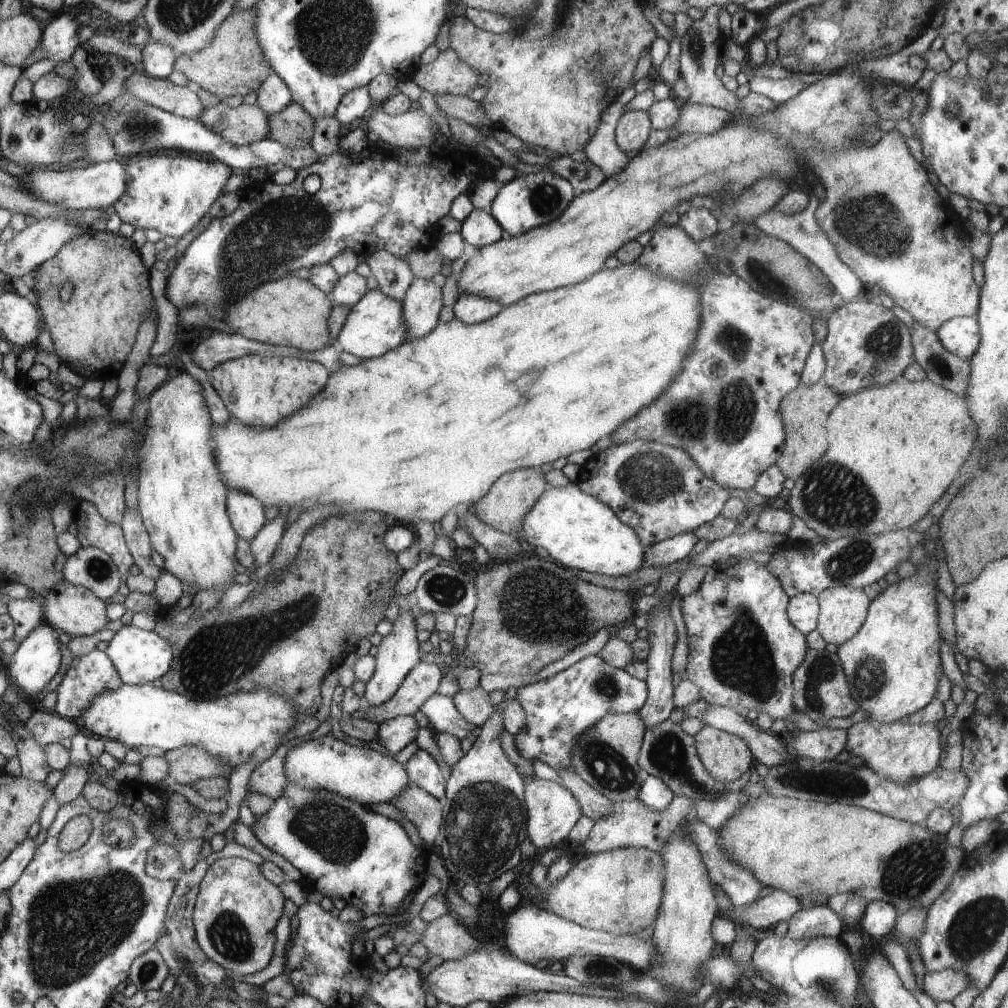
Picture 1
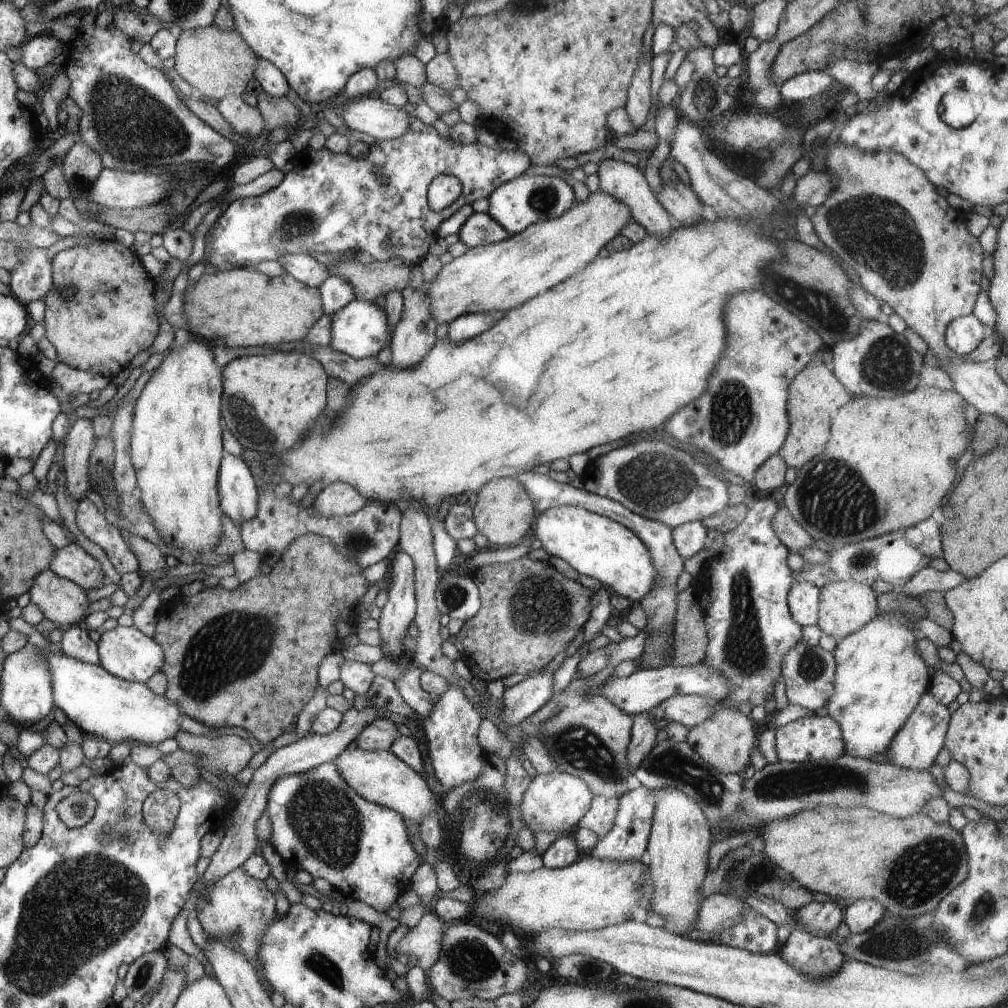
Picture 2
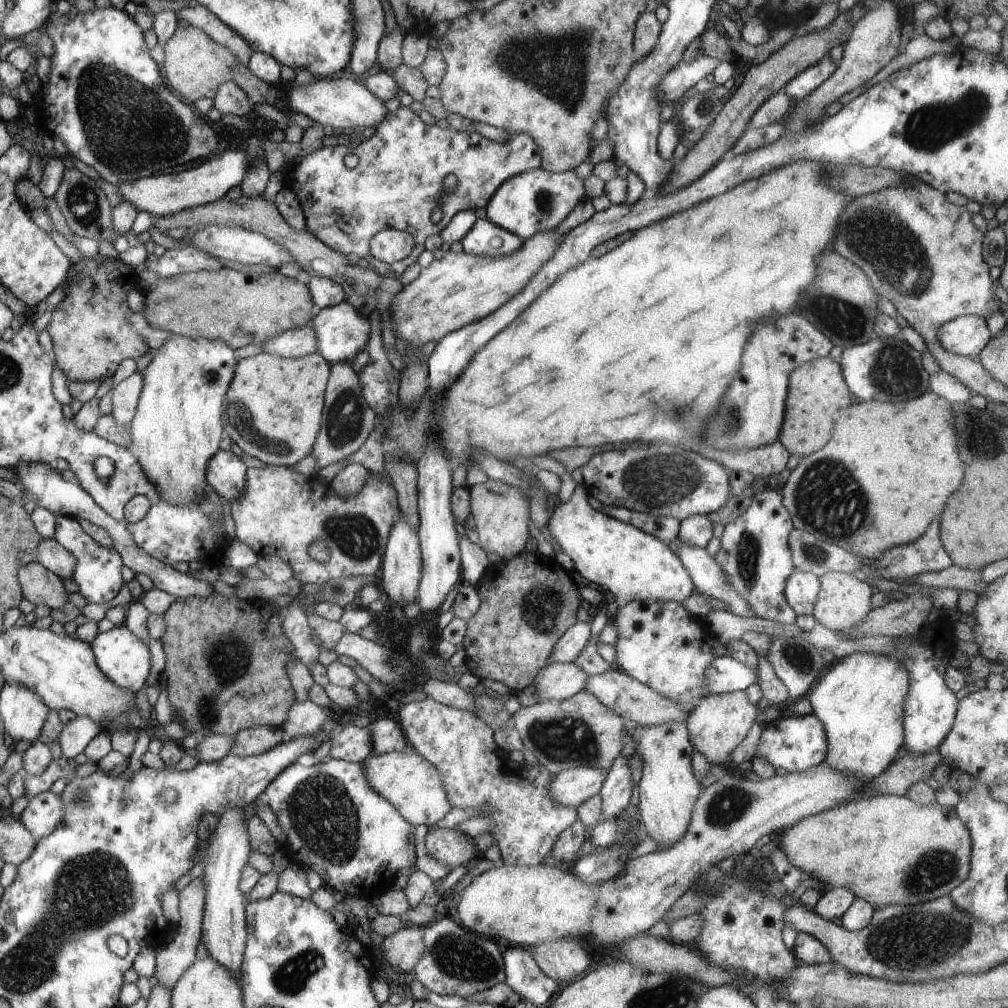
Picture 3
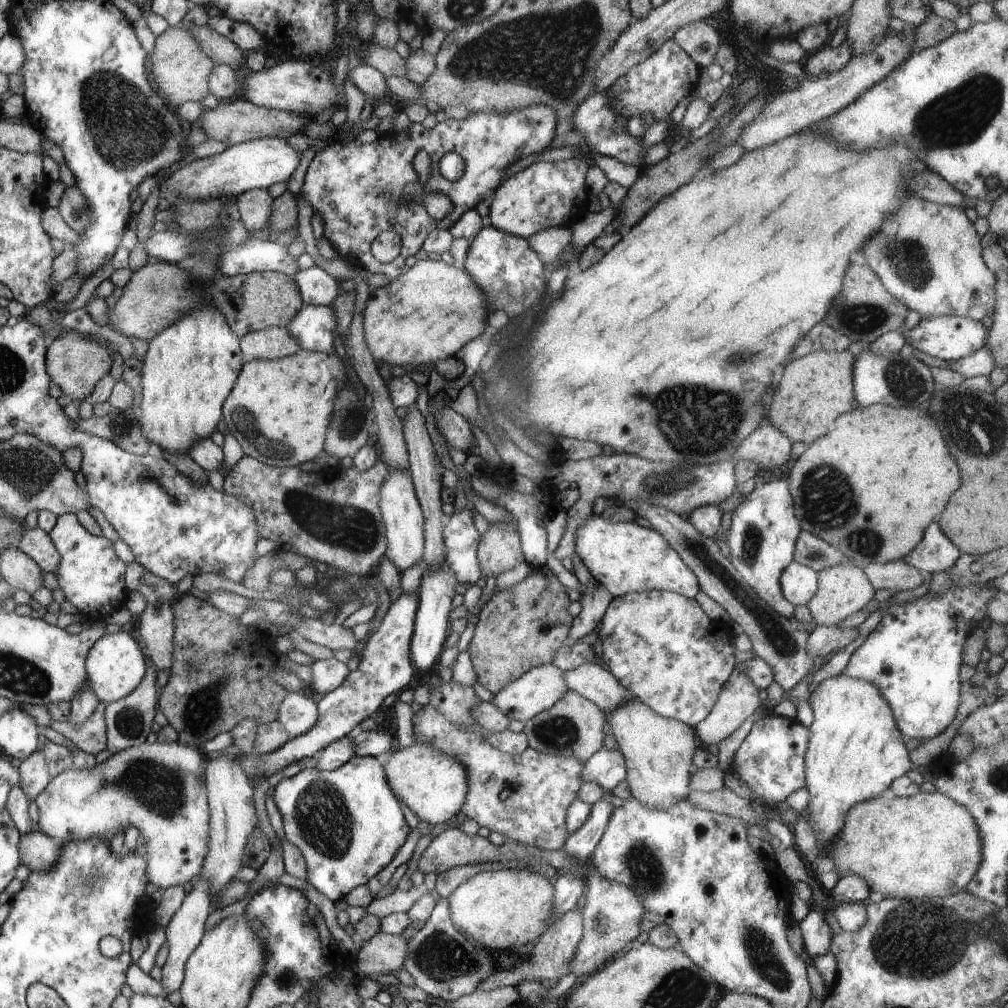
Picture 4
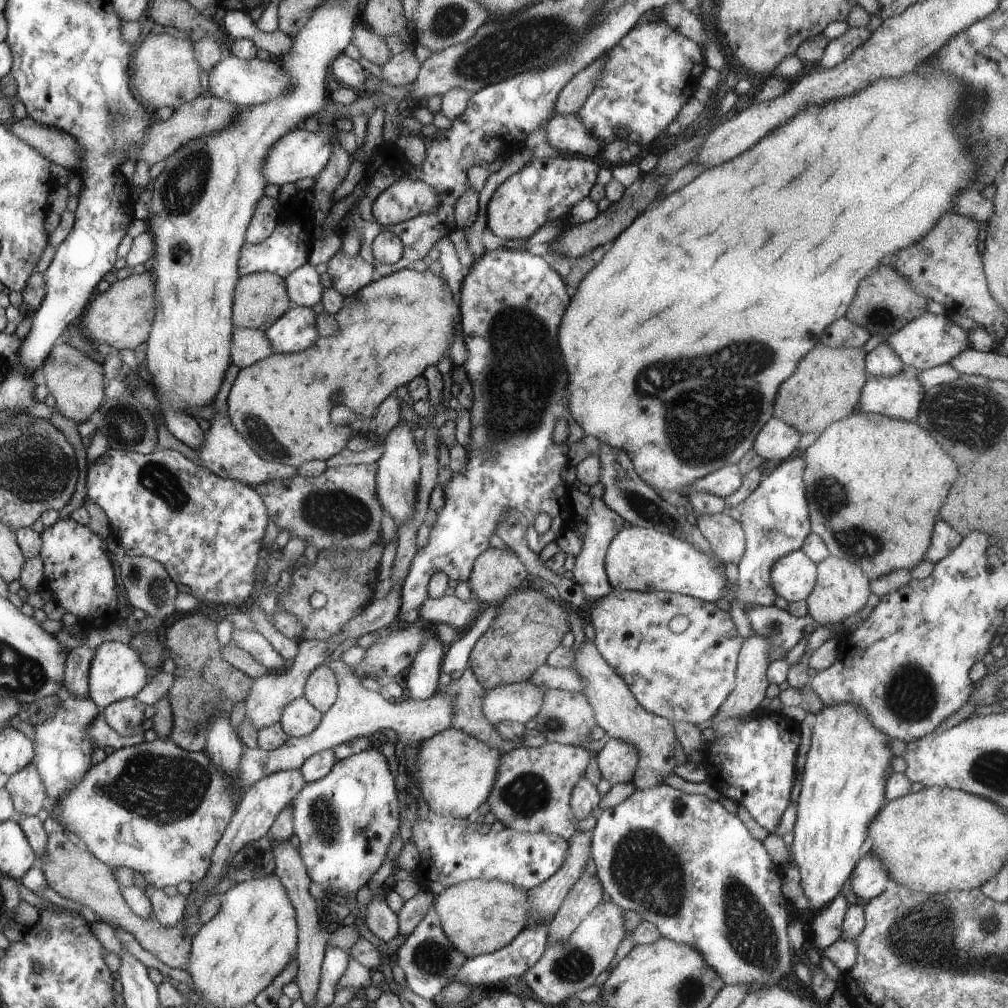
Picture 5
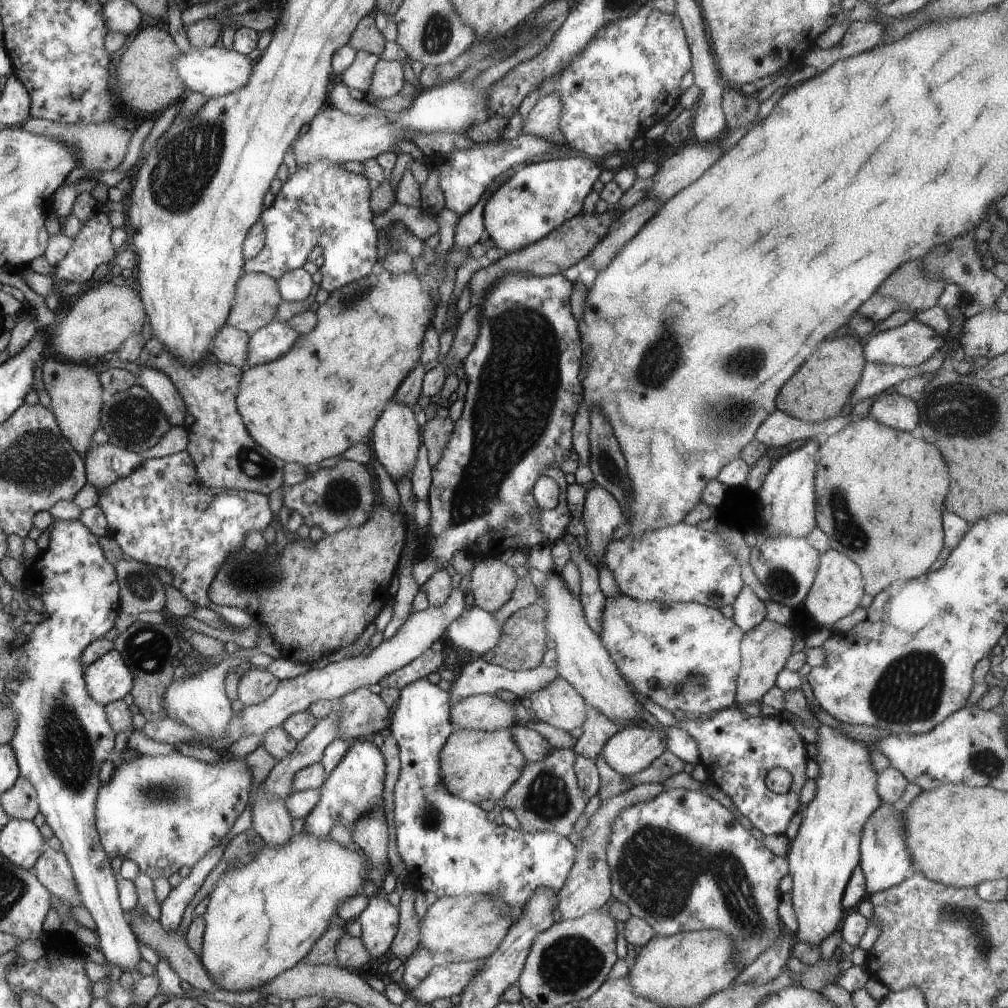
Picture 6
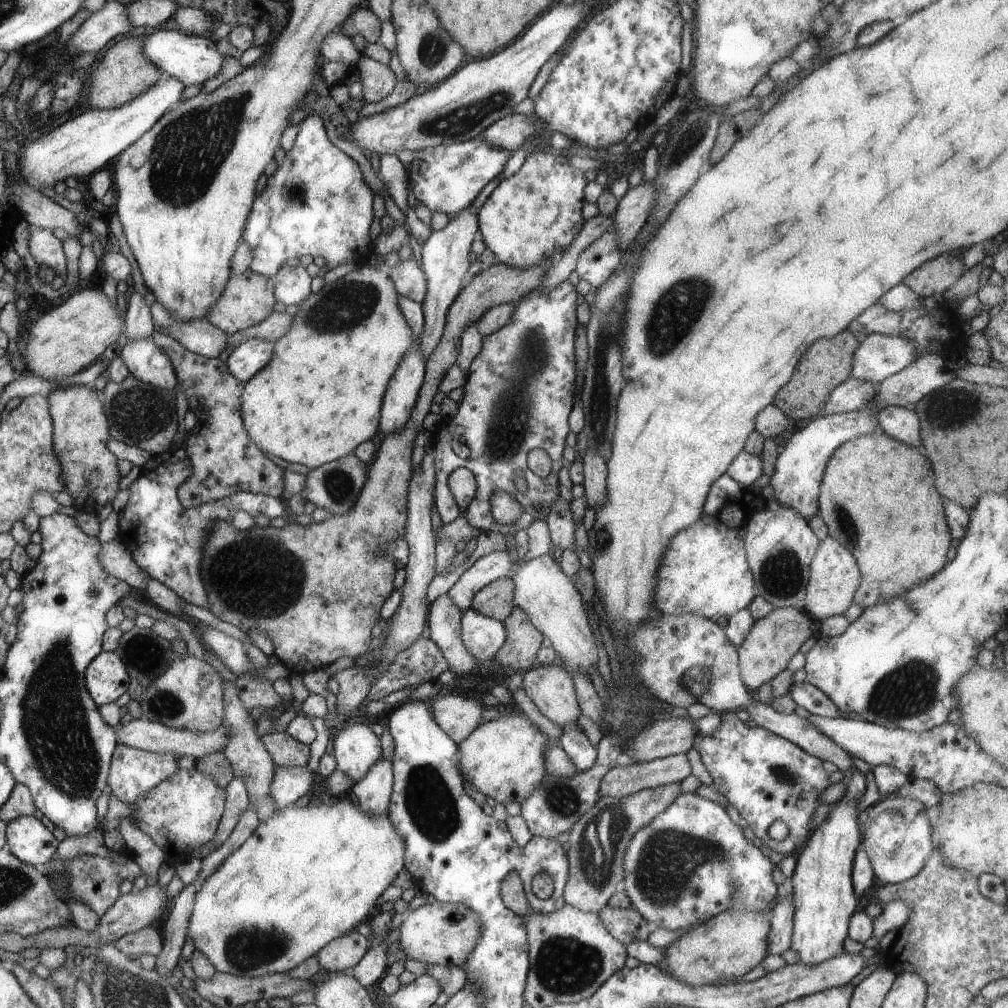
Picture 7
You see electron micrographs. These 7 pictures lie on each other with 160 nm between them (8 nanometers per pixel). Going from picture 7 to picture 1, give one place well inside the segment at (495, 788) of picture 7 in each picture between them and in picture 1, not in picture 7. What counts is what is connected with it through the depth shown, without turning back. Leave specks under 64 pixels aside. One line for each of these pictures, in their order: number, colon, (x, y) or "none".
1: (365, 776)
2: (380, 777)
3: (413, 785)
4: (433, 785)
5: (456, 773)
6: (475, 765)

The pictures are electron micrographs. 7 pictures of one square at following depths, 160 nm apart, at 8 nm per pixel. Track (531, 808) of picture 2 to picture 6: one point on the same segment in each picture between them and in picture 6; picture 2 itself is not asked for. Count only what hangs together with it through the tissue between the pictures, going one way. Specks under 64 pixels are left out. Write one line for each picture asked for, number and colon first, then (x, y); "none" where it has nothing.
3: (571, 787)
4: (607, 768)
5: (617, 761)
6: (632, 749)

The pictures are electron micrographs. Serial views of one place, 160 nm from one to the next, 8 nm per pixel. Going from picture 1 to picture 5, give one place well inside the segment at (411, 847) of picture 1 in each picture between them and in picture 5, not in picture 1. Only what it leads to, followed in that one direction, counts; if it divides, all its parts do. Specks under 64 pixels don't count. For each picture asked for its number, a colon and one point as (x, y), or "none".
2: (319, 824)
3: (335, 824)
4: (348, 823)
5: (345, 821)

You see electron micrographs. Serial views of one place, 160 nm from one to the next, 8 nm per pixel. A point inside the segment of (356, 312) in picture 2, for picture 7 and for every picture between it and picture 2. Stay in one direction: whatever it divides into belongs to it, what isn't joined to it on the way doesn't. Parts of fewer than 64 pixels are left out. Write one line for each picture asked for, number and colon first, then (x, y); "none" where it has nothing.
3: (342, 331)
4: (314, 327)
5: (297, 330)
6: (268, 343)
7: (249, 358)

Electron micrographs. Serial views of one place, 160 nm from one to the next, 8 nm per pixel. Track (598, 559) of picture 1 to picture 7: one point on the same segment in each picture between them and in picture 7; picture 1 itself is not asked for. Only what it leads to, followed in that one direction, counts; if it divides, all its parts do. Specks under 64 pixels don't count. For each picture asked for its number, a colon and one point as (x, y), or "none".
2: (594, 545)
3: (633, 565)
4: (628, 557)
5: (643, 559)
6: (680, 563)
7: (704, 569)

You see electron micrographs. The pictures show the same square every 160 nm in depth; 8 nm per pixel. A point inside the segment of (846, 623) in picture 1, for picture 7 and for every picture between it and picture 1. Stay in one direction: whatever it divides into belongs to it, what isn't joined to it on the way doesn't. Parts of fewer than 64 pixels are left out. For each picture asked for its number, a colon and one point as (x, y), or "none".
2: (845, 606)
3: (843, 601)
4: (844, 589)
5: (842, 588)
6: (837, 590)
7: (834, 577)

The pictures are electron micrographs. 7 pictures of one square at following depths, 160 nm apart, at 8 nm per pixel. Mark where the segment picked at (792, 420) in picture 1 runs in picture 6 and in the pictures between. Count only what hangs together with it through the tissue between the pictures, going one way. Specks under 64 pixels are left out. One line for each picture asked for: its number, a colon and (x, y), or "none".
2: (815, 394)
3: (817, 390)
4: (812, 391)
5: (826, 387)
6: (821, 389)

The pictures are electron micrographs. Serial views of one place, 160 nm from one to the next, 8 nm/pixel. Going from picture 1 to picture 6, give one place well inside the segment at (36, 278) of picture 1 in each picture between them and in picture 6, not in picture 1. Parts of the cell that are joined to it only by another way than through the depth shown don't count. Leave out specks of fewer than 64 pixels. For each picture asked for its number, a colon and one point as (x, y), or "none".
2: (109, 318)
3: (91, 333)
4: (77, 362)
5: (76, 381)
6: (76, 393)

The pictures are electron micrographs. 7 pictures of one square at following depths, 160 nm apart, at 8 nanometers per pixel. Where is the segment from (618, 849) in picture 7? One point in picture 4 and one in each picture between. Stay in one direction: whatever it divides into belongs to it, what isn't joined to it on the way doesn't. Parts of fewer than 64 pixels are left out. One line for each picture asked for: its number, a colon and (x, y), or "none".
4: (554, 951)
5: (587, 892)
6: (588, 887)

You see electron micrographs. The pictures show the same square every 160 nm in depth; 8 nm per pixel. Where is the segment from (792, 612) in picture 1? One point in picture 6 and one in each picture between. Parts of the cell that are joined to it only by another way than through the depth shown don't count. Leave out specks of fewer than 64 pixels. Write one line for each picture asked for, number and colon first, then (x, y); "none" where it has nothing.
2: (803, 600)
3: (802, 588)
4: (798, 584)
5: (793, 577)
6: (786, 565)

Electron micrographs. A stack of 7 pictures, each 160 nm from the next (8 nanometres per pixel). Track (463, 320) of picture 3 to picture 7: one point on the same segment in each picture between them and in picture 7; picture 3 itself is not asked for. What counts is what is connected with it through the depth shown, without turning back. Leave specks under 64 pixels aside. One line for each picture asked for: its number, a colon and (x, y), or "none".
4: (429, 313)
5: (292, 408)
6: (323, 397)
7: (320, 398)

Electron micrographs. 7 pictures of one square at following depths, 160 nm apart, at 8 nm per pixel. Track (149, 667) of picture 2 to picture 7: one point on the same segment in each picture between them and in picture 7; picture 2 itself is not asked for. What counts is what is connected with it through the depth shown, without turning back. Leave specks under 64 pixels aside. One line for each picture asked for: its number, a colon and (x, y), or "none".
3: (123, 656)
4: (116, 665)
5: (116, 671)
6: (108, 679)
7: (106, 679)

